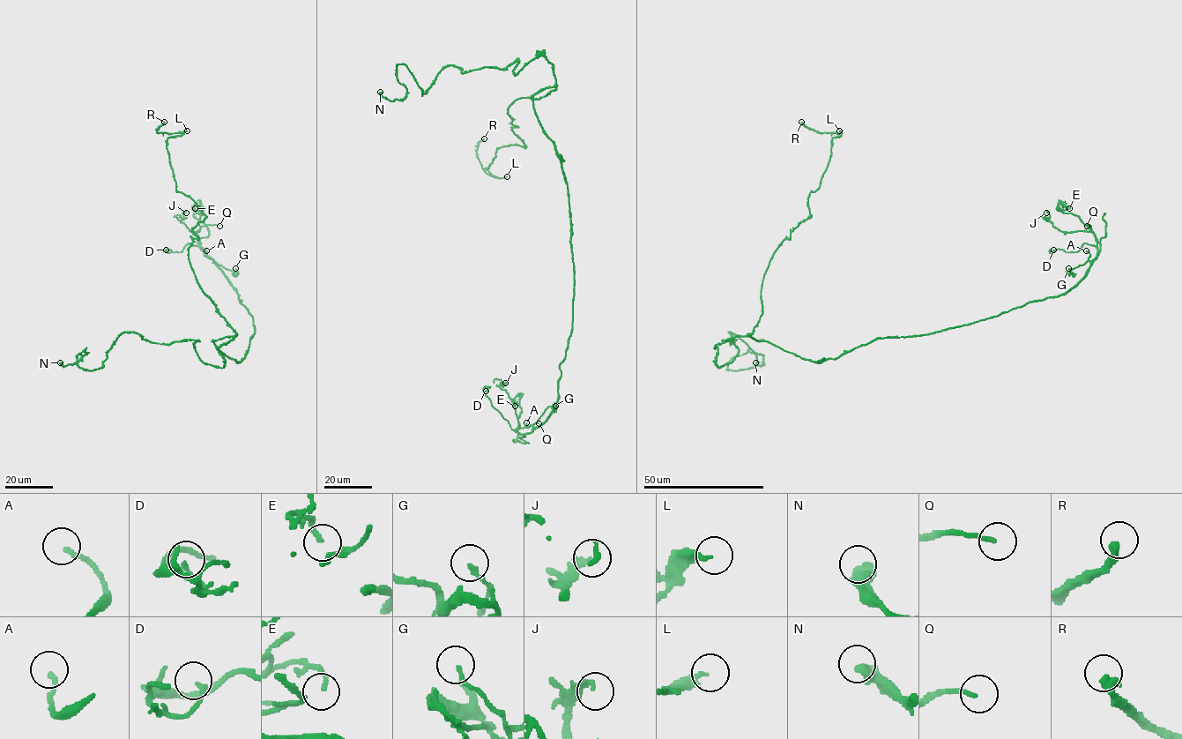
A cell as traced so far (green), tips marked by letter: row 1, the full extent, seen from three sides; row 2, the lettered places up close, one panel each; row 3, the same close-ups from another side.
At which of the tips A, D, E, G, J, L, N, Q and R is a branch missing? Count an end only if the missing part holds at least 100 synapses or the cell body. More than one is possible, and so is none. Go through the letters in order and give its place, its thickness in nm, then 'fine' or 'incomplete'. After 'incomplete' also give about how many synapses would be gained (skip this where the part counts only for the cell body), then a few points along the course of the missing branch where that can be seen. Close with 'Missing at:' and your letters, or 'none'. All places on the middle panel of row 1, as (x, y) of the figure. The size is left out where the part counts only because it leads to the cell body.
A: place (526, 422); calibre 170 nm; fine
D: place (486, 391); calibre 160 nm; fine
E: place (515, 406); calibre 120 nm; fine
G: place (555, 406); calibre 140 nm; fine
J: place (505, 383); calibre 170 nm; fine
L: place (507, 176); calibre 240 nm; fine
N: place (380, 92); calibre 550 nm; fine
Q: place (538, 423); calibre 150 nm; fine
R: place (484, 138); calibre 340 nm; fine
Missing at: none

